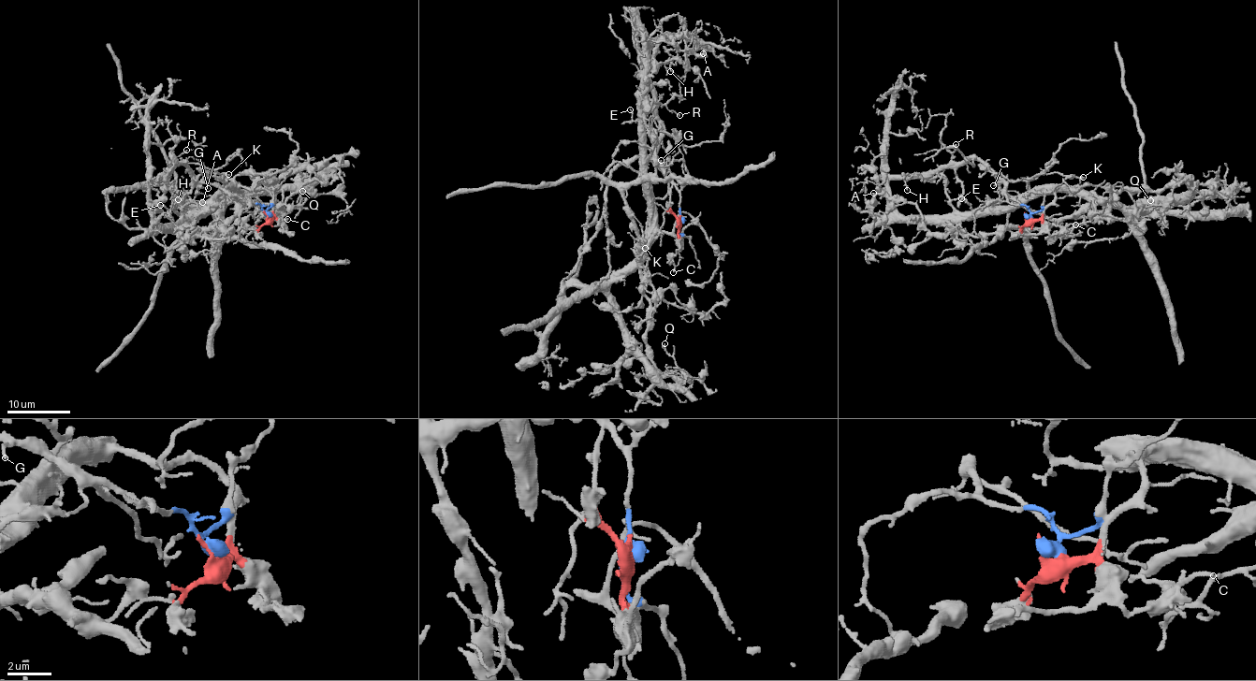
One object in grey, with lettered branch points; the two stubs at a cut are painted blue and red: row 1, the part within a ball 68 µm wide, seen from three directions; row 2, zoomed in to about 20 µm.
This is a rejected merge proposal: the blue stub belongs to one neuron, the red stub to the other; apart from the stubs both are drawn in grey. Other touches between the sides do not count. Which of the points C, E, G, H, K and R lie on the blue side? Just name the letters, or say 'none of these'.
E, G, H, K, R

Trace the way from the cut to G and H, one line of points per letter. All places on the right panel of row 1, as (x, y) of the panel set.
G: (1028, 217), (1029, 212), (1025, 206), (1010, 204), (1003, 182), (993, 186)
H: (1028, 217), (1025, 206), (1010, 204), (1006, 184), (976, 159), (949, 162), (924, 175), (903, 176), (907, 191)

